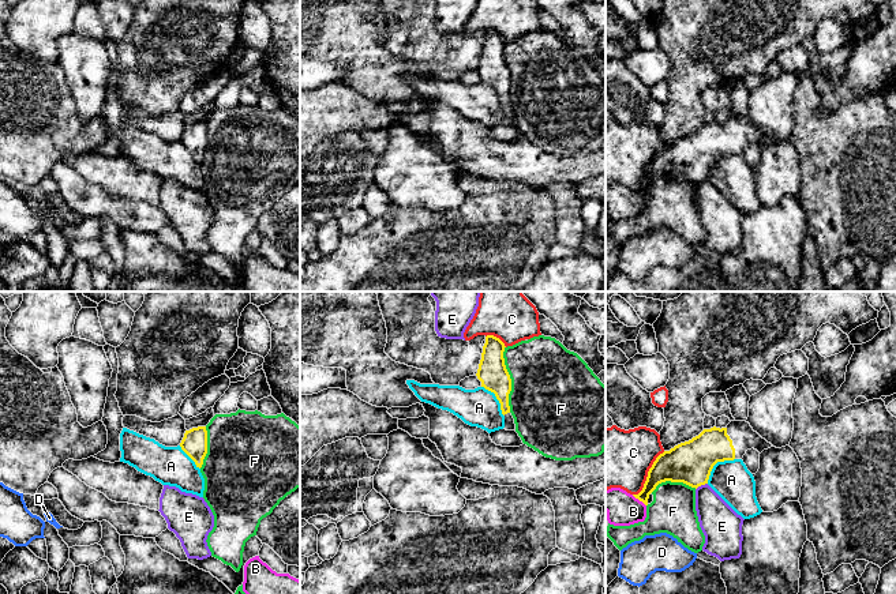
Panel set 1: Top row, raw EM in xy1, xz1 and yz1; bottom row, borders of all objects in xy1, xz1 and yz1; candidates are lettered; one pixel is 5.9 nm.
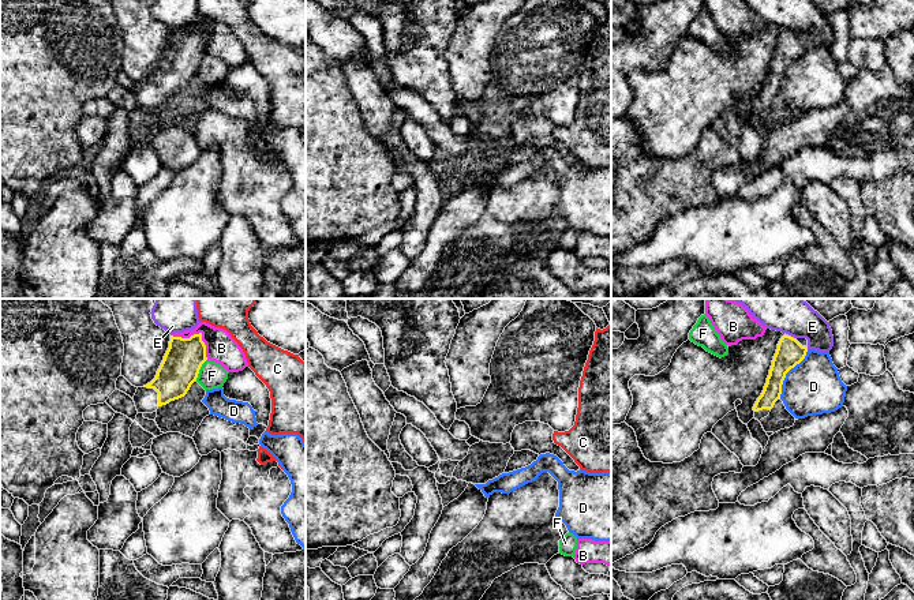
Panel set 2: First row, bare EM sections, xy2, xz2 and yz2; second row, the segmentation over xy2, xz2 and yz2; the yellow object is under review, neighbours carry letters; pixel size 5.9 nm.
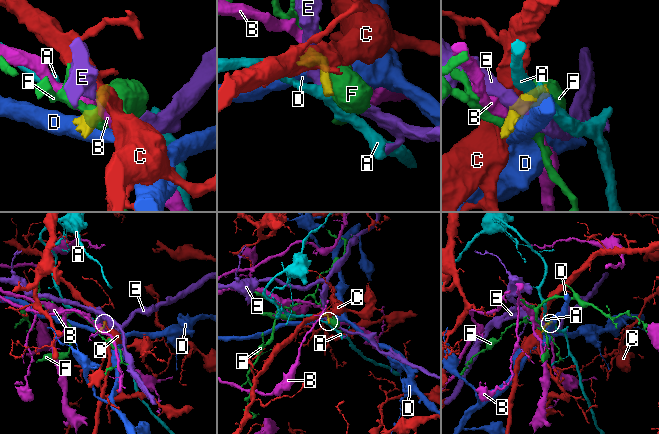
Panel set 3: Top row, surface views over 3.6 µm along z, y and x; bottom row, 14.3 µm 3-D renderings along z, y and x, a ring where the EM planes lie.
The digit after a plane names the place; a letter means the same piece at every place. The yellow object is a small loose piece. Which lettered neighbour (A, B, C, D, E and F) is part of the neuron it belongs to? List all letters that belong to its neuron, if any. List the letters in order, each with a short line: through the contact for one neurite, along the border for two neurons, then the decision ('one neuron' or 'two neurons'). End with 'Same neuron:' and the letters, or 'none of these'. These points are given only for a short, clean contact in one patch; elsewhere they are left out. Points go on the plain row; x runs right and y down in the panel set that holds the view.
A: line yz1 (734, 153), (719, 155), (713, 161), (707, 177); two neurons
B: line xy2 (171, 29), (190, 32), (199, 27), (208, 53); two neurons
C: line yz1 (664, 146), (649, 164), (644, 181), (633, 190); two neurons
D: two neurons
E: two neurons
F: two neurons
Same neuron: none of these

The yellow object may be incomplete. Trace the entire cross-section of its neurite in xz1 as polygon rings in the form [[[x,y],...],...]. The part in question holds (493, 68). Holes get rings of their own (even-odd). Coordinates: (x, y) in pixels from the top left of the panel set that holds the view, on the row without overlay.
[[[487,30],[476,71],[481,76],[481,82],[494,87],[499,95],[502,109],[505,110],[503,124],[516,125],[509,101],[511,74],[505,60],[505,42],[505,38],[499,33]]]

